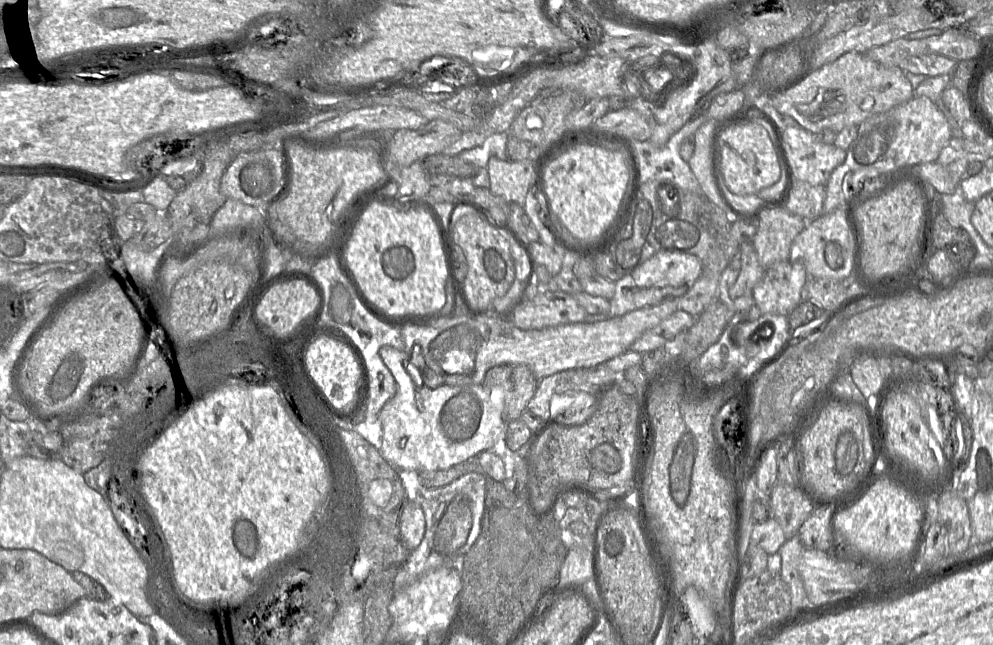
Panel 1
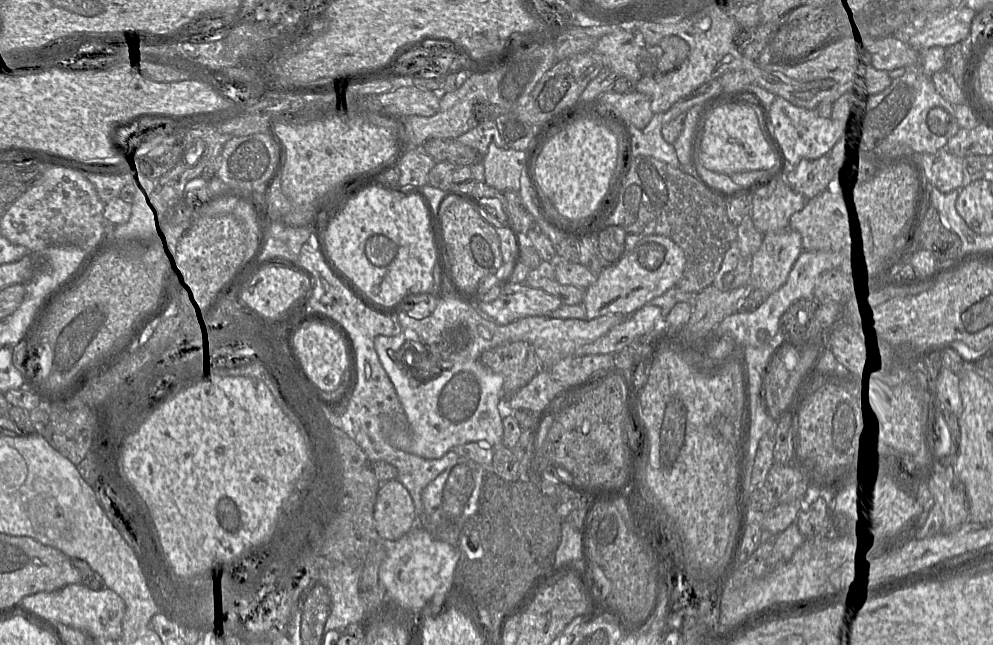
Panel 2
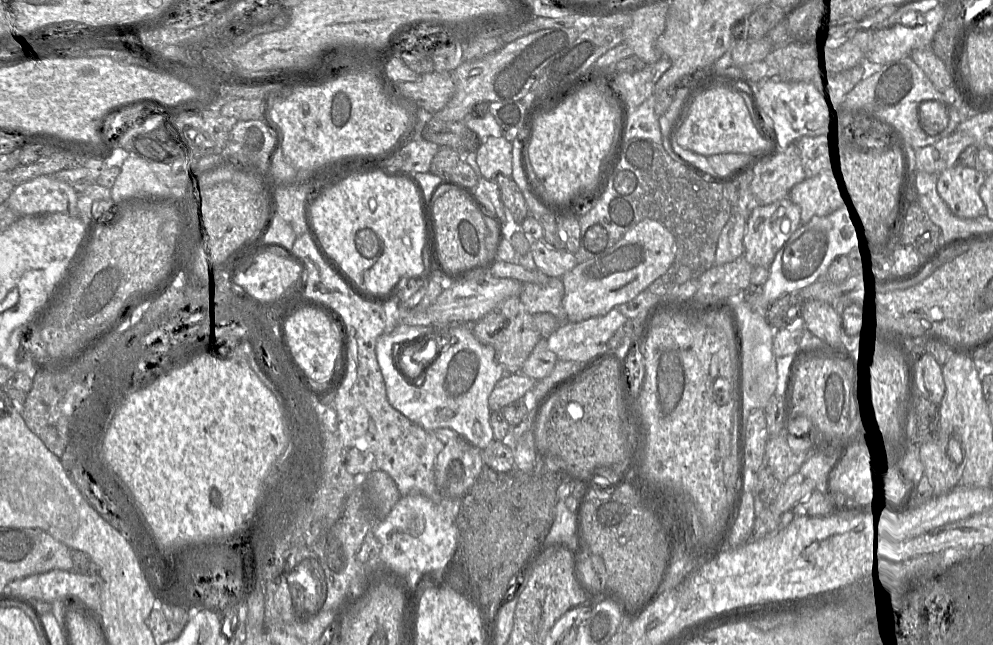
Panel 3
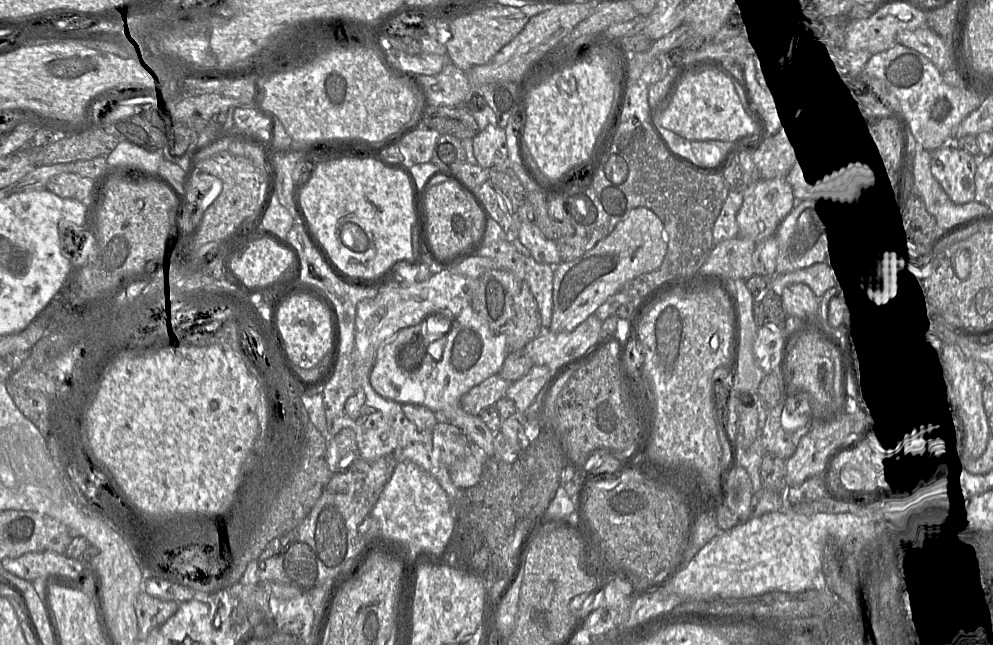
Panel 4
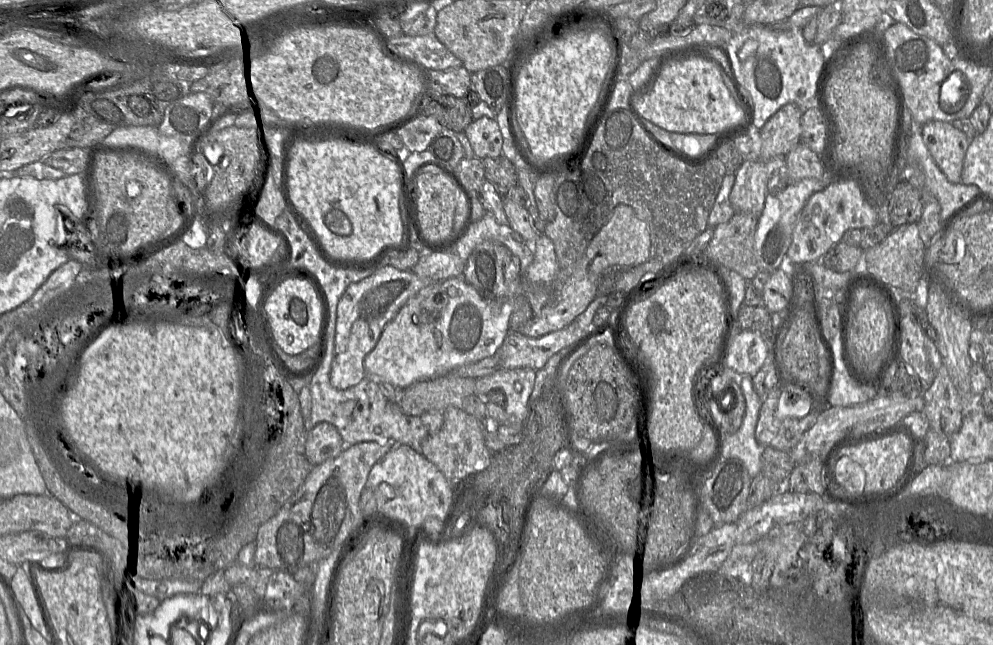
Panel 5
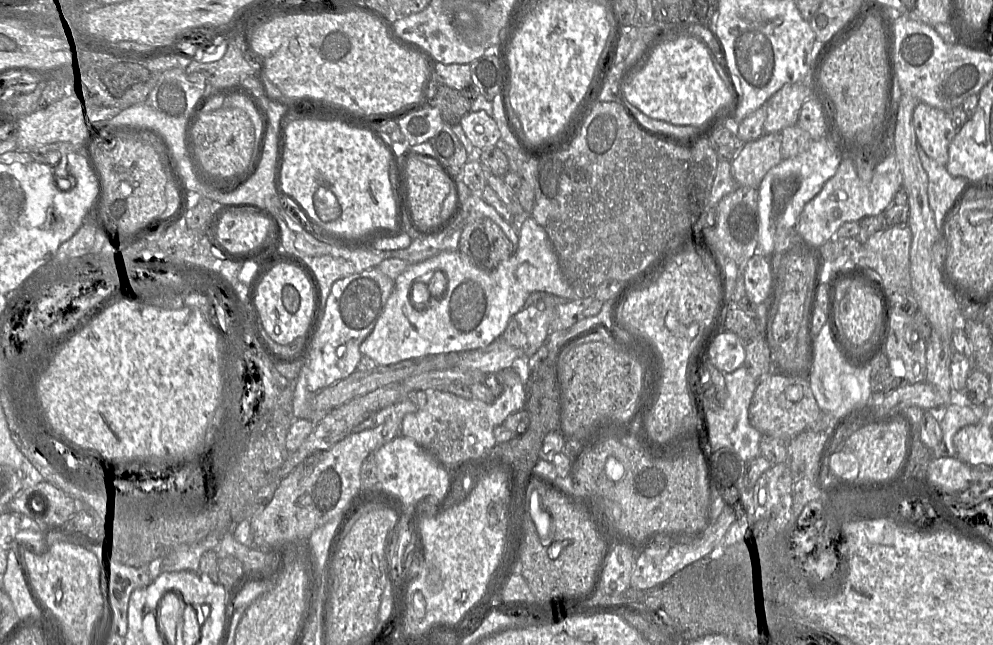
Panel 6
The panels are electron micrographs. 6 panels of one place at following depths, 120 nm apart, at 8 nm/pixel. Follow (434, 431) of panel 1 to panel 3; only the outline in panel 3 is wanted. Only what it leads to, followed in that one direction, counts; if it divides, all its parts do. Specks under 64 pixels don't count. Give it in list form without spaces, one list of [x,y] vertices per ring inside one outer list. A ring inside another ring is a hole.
[[[471,325],[424,326],[424,327],[433,327],[433,332],[431,333],[430,338],[423,338],[423,340],[417,340],[406,344],[424,344],[425,347],[435,346],[438,347],[439,349],[439,355],[434,361],[432,361],[425,367],[424,372],[419,377],[410,378],[408,376],[404,376],[402,374],[402,371],[399,370],[398,355],[401,352],[401,350],[404,349],[406,335],[398,335],[397,328],[395,328],[391,333],[383,333],[377,339],[376,357],[385,382],[388,401],[394,409],[402,413],[409,420],[421,426],[425,430],[435,431],[439,428],[450,428],[456,433],[458,433],[458,435],[464,438],[468,443],[472,444],[476,448],[483,450],[494,440],[493,431],[489,421],[491,409],[489,408],[488,405],[488,398],[495,384],[506,374],[505,369],[498,362],[494,349],[490,346],[480,343],[476,339],[476,337],[472,333]]]

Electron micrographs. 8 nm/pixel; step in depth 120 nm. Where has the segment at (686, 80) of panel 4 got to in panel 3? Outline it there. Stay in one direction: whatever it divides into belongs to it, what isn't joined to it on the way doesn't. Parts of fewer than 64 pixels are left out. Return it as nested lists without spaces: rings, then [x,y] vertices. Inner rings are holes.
[[[722,86],[712,87],[696,96],[674,142],[683,149],[705,157],[736,153],[747,154],[748,159],[771,150],[771,144],[759,129],[756,113],[749,101],[737,91]]]

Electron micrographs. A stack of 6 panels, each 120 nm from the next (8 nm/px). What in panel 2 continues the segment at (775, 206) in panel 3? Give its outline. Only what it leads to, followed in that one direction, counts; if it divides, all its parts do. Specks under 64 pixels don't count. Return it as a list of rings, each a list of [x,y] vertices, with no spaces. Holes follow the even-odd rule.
[[[790,228],[765,234],[759,250],[750,259],[750,286],[767,295],[779,290],[802,251],[800,234]]]

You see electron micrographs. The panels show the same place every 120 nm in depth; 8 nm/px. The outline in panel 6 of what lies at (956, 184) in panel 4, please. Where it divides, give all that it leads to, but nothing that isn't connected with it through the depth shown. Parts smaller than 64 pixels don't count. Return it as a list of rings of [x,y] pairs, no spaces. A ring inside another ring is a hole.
[[[918,102],[913,111],[913,125],[917,142],[925,153],[938,164],[946,166],[949,159],[950,143],[959,130],[955,128],[948,114],[944,110]]]

